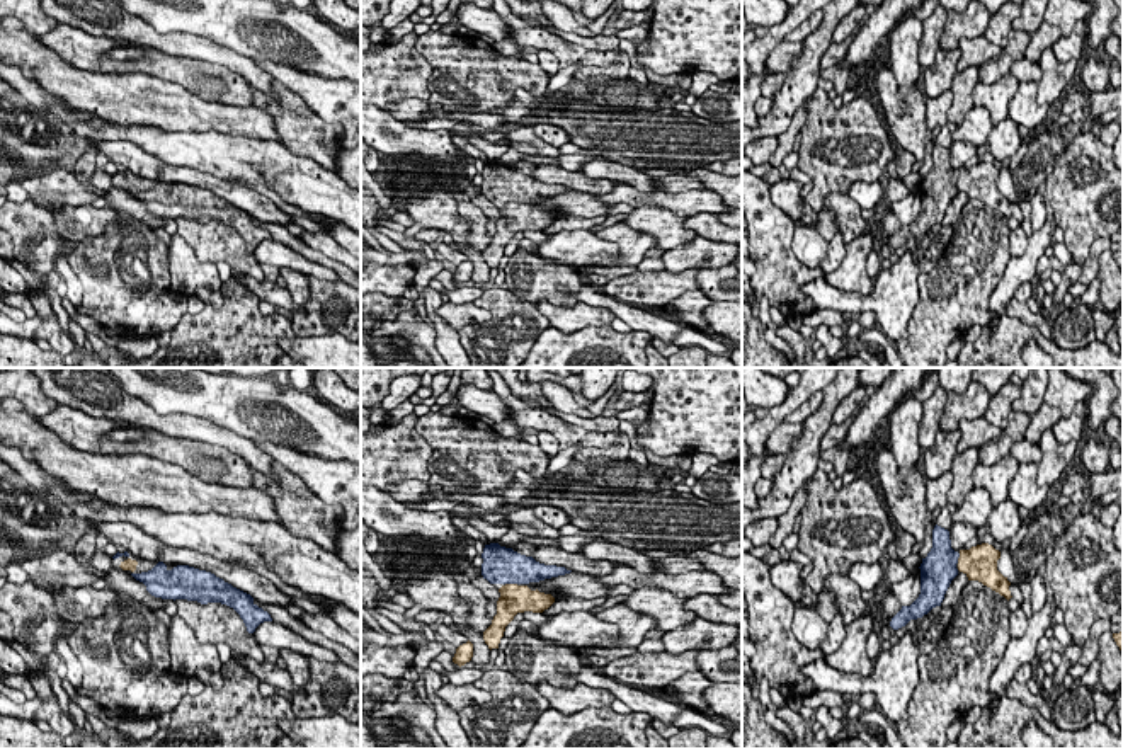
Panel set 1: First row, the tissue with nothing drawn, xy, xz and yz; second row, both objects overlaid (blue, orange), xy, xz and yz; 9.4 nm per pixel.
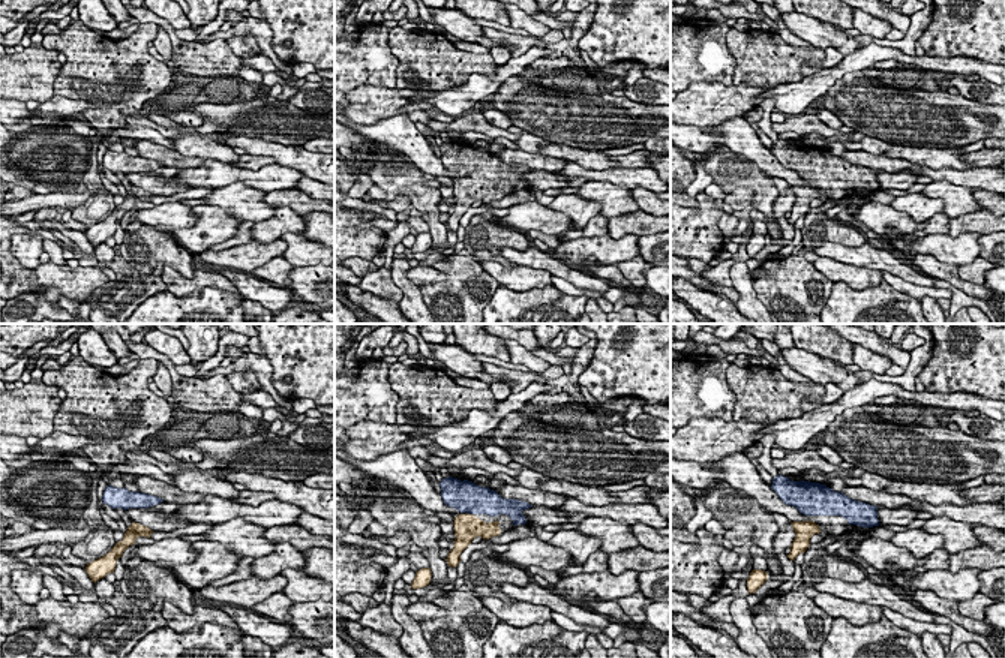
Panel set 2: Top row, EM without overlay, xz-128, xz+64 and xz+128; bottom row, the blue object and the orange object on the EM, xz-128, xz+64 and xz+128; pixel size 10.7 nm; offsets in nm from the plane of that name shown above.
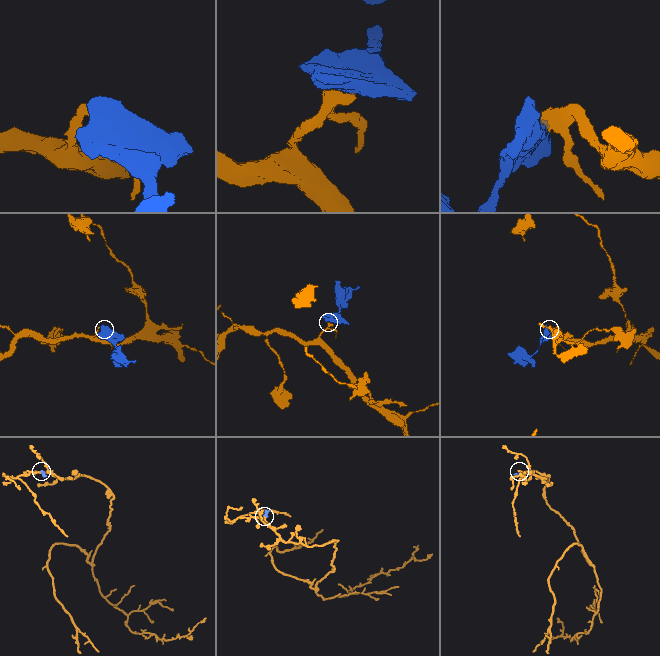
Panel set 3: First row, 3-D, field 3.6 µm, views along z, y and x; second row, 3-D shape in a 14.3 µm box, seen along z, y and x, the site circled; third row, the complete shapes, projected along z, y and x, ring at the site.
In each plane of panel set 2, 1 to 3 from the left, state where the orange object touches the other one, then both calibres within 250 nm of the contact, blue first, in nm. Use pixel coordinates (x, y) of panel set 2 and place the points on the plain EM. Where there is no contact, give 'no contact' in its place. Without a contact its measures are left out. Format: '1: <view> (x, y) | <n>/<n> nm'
1: no contact
2: no contact
3: no contact

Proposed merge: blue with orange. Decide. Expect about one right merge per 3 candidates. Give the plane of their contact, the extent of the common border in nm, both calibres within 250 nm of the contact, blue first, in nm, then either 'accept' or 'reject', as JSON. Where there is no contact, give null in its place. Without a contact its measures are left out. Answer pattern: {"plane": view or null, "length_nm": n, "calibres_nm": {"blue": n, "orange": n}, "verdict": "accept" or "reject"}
{"plane": "xz", "length_nm": 110, "calibres_nm": {"blue": 360, "orange": 260}, "verdict": "accept"}

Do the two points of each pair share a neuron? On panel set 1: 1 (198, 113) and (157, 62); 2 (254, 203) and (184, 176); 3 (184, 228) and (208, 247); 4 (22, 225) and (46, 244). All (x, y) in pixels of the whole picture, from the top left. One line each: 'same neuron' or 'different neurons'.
1: different neurons
2: same neuron
3: same neuron
4: same neuron

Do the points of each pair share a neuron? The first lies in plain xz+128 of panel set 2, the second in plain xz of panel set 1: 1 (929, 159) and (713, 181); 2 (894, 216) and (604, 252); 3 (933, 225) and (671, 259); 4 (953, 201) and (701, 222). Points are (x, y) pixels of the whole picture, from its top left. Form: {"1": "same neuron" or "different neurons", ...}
{"1": "different neurons", "2": "same neuron", "3": "different neurons", "4": "different neurons"}

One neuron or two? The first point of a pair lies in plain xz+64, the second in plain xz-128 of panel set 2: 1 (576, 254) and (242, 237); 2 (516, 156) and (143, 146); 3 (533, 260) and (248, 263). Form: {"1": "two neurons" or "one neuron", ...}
{"1": "two neurons", "2": "one neuron", "3": "two neurons"}

